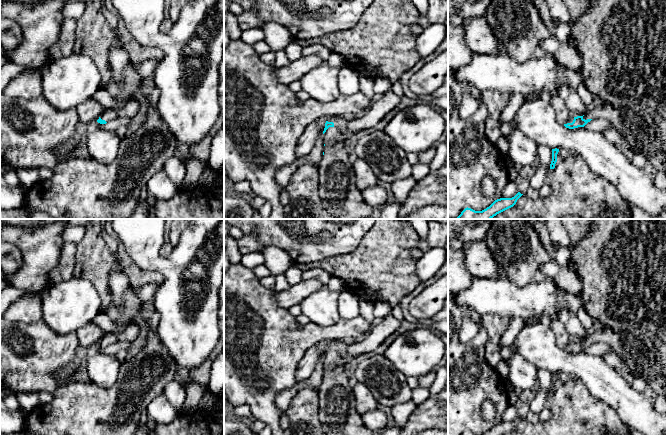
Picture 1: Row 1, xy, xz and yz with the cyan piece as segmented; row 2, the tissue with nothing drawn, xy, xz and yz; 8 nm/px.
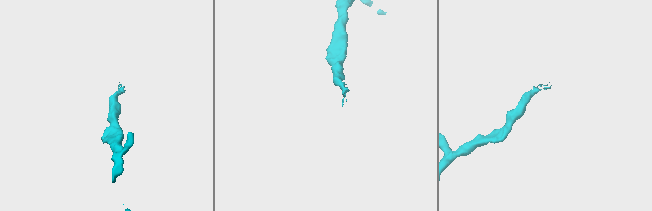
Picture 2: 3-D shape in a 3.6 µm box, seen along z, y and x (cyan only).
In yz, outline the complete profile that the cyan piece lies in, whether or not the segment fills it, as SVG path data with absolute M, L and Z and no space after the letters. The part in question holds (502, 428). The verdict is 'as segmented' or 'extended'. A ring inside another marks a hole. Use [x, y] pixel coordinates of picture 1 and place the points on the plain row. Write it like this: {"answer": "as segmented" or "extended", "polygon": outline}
{"answer": "as segmented", "polygon": "M518 416L512 422L500 422L495 424L489 431L482 435L505 435L511 431L513 431L517 424L522 420L520 416Z"}

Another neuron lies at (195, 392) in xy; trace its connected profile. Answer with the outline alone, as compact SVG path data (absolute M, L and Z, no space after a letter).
M191 380L185 385L186 398L179 410L180 413L192 413L199 408L201 399L209 392L208 385L203 386L198 384L196 381Z

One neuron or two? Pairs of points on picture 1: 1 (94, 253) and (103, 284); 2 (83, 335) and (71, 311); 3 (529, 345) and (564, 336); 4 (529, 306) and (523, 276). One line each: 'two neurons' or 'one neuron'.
1: one neuron
2: two neurons
3: two neurons
4: two neurons

